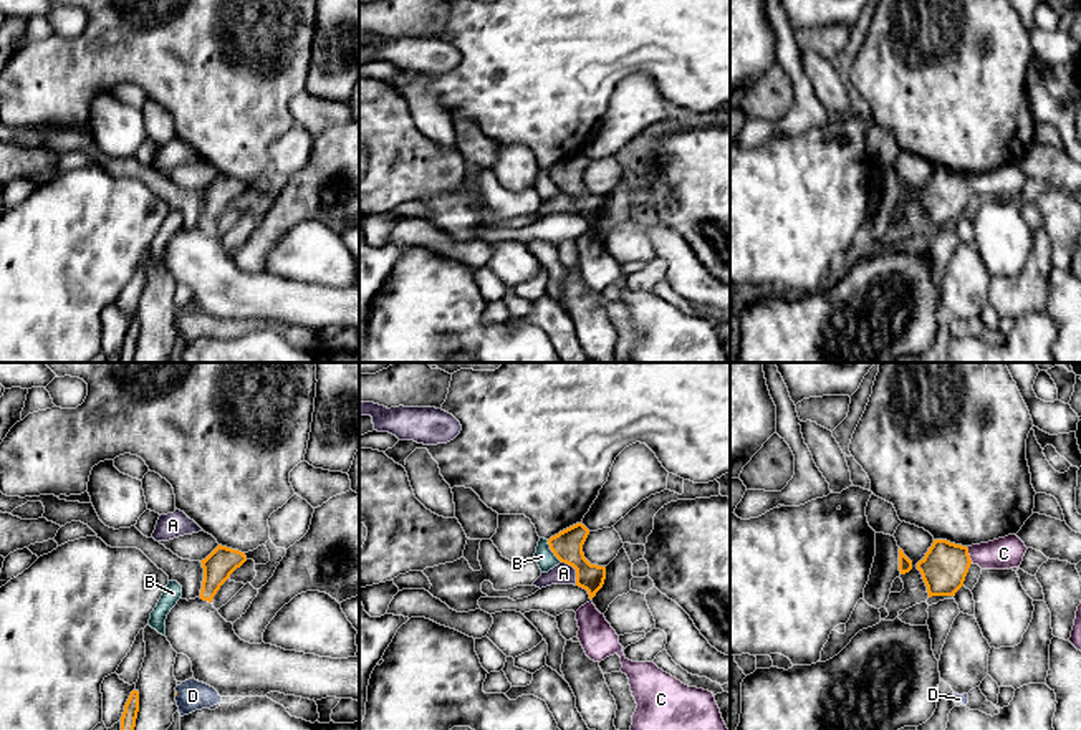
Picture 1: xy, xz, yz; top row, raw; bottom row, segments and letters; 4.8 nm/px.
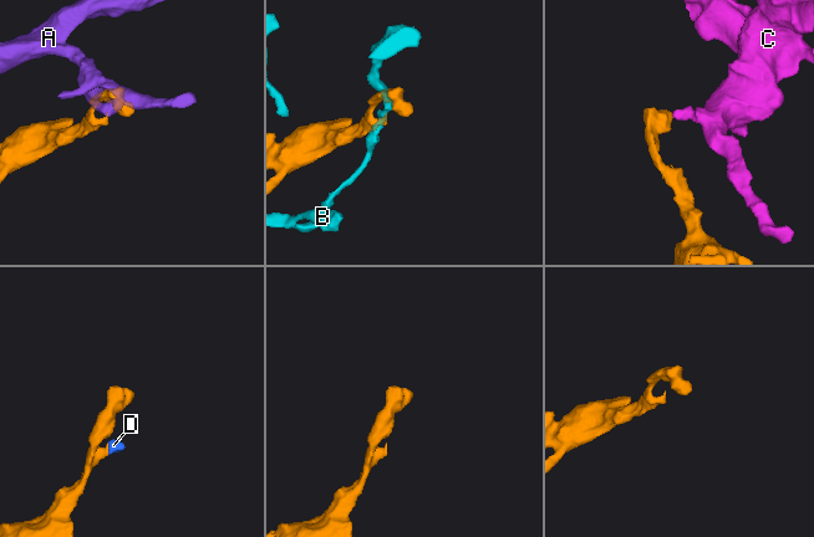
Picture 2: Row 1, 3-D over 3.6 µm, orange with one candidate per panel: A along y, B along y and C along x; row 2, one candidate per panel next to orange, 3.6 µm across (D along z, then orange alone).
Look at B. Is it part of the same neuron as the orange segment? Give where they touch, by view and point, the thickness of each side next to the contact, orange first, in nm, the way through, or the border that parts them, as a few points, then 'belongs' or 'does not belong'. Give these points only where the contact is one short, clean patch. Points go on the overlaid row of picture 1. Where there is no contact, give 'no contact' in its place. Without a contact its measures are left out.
xz (552, 550) | 150/90 nm | along xz (547, 540), (552, 552), (562, 561) | does not belong

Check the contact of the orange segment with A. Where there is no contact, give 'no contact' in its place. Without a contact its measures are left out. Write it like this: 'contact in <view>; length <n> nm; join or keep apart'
contact in xz; length 140 nm; keep apart

